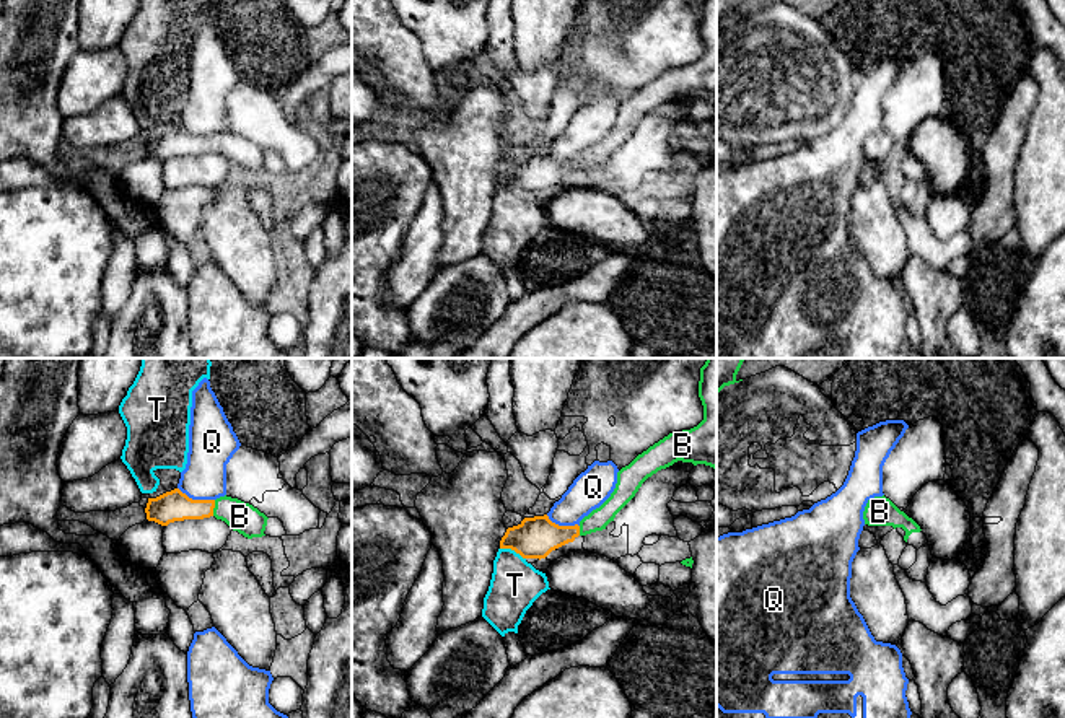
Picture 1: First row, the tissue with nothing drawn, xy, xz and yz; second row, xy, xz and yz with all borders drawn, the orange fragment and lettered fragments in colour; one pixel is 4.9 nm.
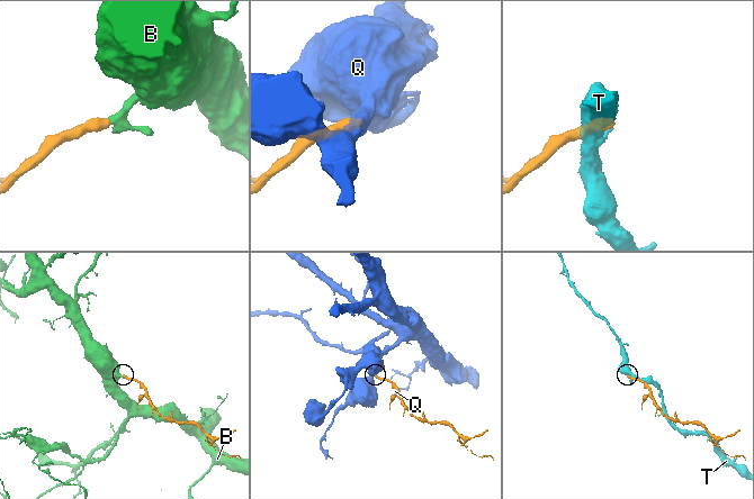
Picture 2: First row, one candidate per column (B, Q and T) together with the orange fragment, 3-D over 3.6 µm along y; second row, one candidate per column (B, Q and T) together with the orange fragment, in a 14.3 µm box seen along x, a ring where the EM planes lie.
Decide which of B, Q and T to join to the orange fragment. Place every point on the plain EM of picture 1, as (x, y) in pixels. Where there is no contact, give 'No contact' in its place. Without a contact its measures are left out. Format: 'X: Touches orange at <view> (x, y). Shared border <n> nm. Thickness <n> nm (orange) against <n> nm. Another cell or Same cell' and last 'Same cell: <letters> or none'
B: Touches orange at xy (214, 142). Shared border 80 nm. Thickness 150 nm (orange) against 150 nm. Same cell
Q: Touches orange at xy (196, 135). Shared border 200 nm. Thickness 150 nm (orange) against 220 nm. Another cell
T: Touches orange at xz (513, 184). Shared border 140 nm. Thickness 200 nm (orange) against 240 nm. Another cell
Same cell: B

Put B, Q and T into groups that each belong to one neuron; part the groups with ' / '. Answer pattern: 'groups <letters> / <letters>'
groups B / Q / T

